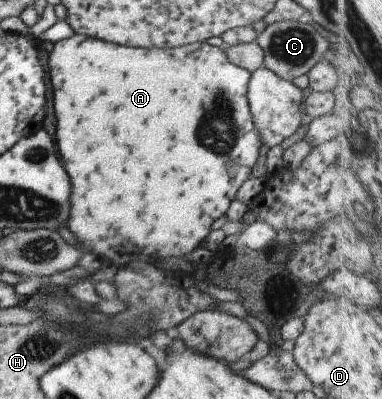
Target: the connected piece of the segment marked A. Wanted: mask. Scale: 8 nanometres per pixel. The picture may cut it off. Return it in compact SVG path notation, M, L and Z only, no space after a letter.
M73 34L53 43L48 53L47 67L53 94L52 107L57 119L54 124L57 153L71 179L69 203L73 221L69 221L67 227L81 243L87 243L83 245L87 251L97 251L97 259L105 259L105 263L125 268L125 265L135 260L149 263L149 259L165 259L165 255L183 256L183 253L188 253L204 243L211 223L225 213L241 183L250 178L251 167L257 159L257 149L261 145L247 103L246 85L251 72L235 67L225 57L223 48L224 46L214 47L201 42L174 48L127 49L123 45L111 45L83 34Z

